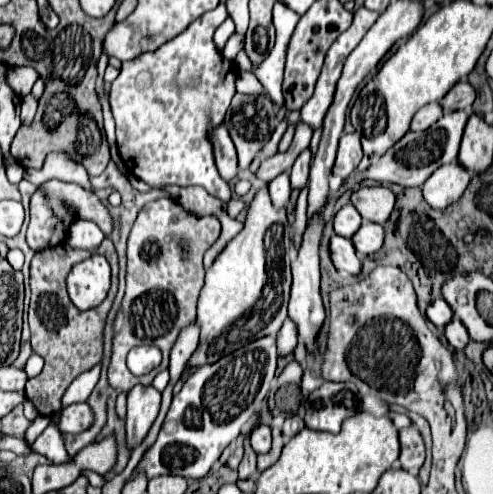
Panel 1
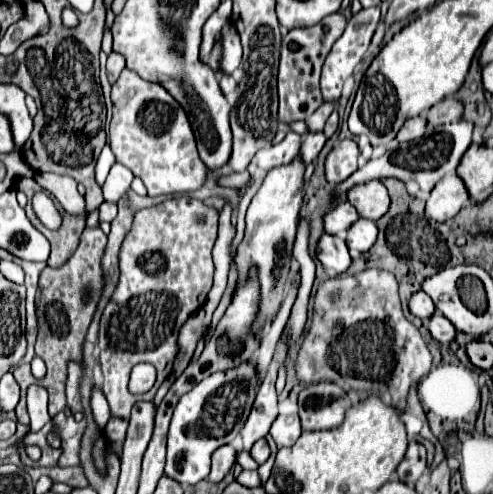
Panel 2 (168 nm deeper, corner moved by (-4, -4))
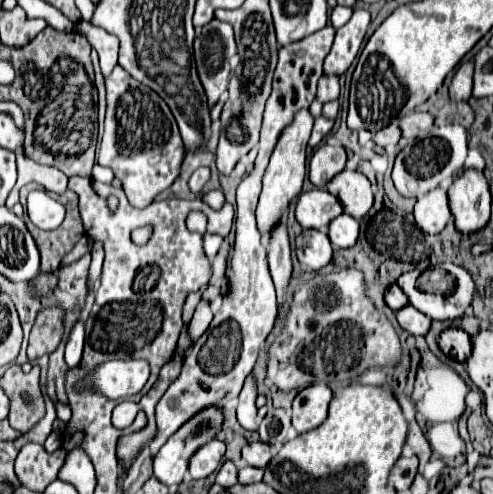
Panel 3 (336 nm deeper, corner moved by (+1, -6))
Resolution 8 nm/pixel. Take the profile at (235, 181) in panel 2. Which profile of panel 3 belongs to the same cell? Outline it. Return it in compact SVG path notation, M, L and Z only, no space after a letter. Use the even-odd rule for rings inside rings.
M199 167L193 175L191 175L191 179L189 179L189 187L191 187L191 191L193 193L201 193L201 189L205 187L205 183L211 179L211 169L209 167Z

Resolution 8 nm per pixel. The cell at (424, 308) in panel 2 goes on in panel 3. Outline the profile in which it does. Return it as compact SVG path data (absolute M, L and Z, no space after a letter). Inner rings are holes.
M391 285L391 287L385 291L385 303L387 303L393 311L397 311L397 309L401 309L405 303L409 305L409 299L407 299L407 295L403 295L403 291L399 289L399 285Z

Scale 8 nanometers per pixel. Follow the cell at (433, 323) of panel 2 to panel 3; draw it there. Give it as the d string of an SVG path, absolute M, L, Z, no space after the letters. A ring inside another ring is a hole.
M411 305L395 311L395 315L397 315L399 325L403 329L407 329L409 333L413 333L413 335L425 337L429 333L429 329L431 329L431 319L427 315L423 315L421 311L417 311L415 307L411 307Z

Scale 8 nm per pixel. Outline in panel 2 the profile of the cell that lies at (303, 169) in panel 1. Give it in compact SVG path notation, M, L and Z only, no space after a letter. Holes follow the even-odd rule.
M312 131L312 133L308 133L308 135L304 137L300 155L302 155L302 159L304 159L306 165L318 157L318 153L320 153L322 147L324 147L324 143L326 143L324 131Z

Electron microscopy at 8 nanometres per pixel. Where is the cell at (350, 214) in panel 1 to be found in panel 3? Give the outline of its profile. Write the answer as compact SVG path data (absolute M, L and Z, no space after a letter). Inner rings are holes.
M327 189L301 193L295 207L295 217L303 229L327 231L329 223L343 213L341 203Z

